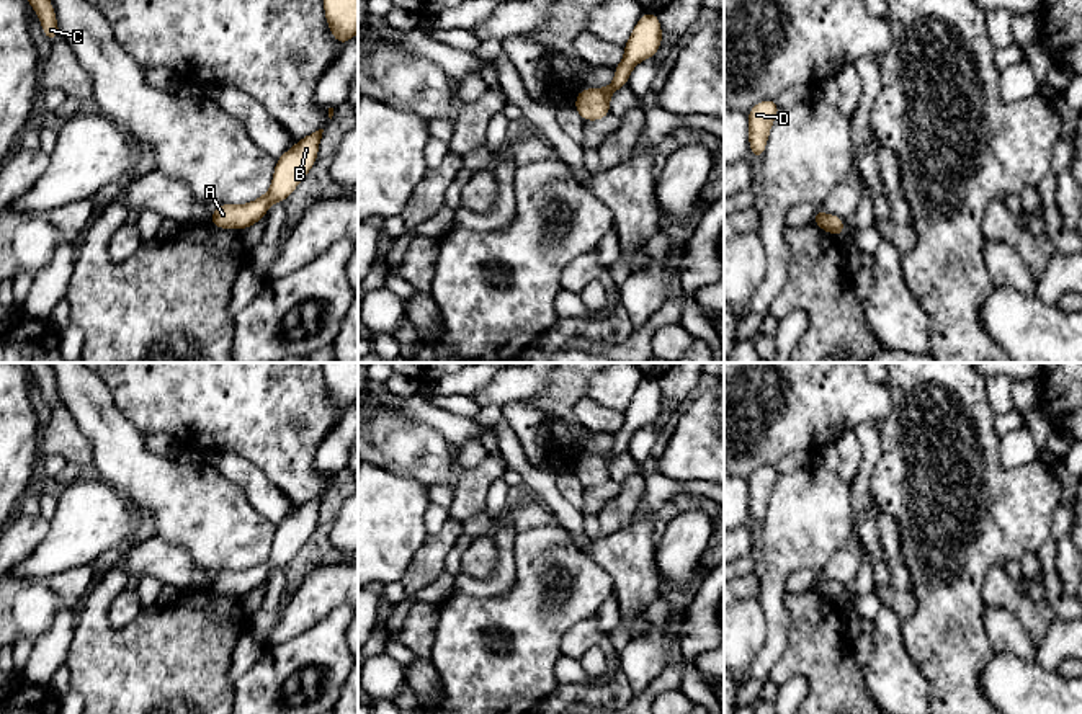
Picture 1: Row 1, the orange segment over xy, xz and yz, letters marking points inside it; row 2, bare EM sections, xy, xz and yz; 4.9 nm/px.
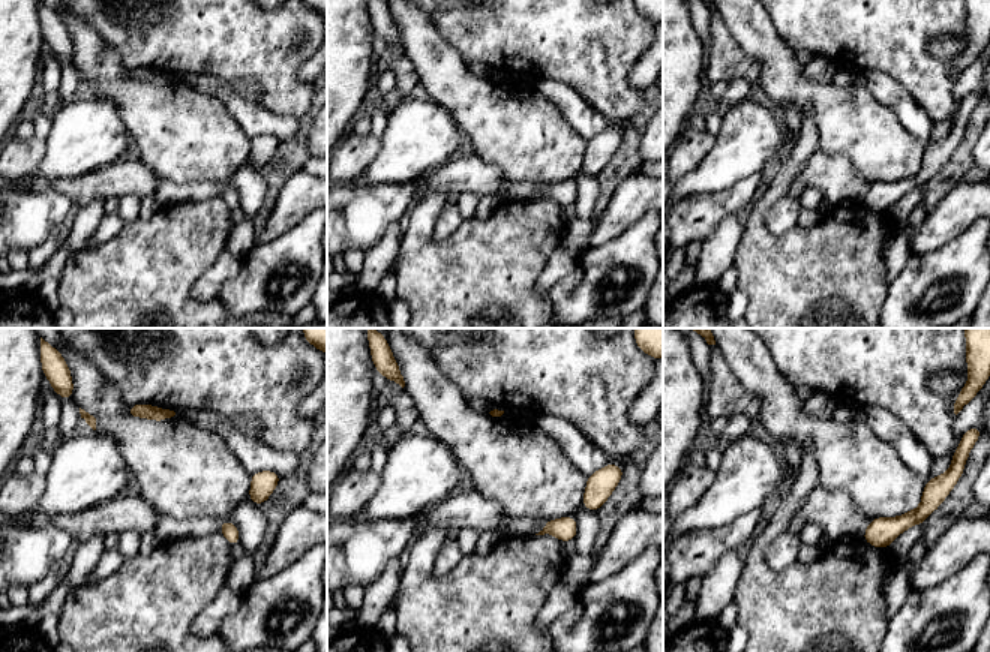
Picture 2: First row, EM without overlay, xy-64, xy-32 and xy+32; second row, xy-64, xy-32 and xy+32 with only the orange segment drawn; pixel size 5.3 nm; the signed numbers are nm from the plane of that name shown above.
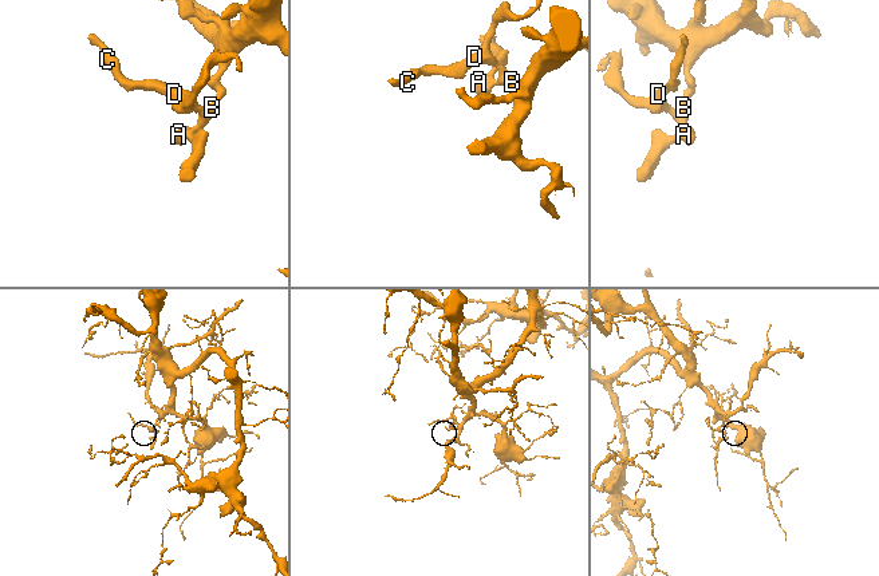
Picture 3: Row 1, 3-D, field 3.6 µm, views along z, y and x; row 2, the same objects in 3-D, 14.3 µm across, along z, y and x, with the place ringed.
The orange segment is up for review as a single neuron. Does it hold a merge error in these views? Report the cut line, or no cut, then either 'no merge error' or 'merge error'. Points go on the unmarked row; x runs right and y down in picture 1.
no cut | no merge error

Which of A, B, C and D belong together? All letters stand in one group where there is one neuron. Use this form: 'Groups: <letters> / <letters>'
Groups: A B C D

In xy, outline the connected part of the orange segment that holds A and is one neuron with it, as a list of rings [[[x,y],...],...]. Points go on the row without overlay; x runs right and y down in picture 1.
[[[319,495],[299,505],[294,513],[276,524],[268,559],[247,570],[216,572],[209,588],[219,595],[235,595],[242,598],[262,587],[271,570],[284,569],[315,529],[322,498],[324,495]]]

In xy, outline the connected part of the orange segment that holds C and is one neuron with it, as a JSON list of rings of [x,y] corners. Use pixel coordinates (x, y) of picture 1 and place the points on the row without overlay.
[[[25,363],[31,374],[38,379],[42,399],[47,407],[60,402],[60,395],[57,392],[57,384],[52,369],[47,363]]]

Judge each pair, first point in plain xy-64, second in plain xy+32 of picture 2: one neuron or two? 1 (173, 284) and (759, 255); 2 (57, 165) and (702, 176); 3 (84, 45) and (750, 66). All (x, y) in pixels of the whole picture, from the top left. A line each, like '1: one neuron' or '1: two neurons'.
1: one neuron
2: one neuron
3: two neurons

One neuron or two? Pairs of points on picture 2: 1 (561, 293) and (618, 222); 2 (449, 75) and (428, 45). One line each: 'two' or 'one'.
1: two
2: one

